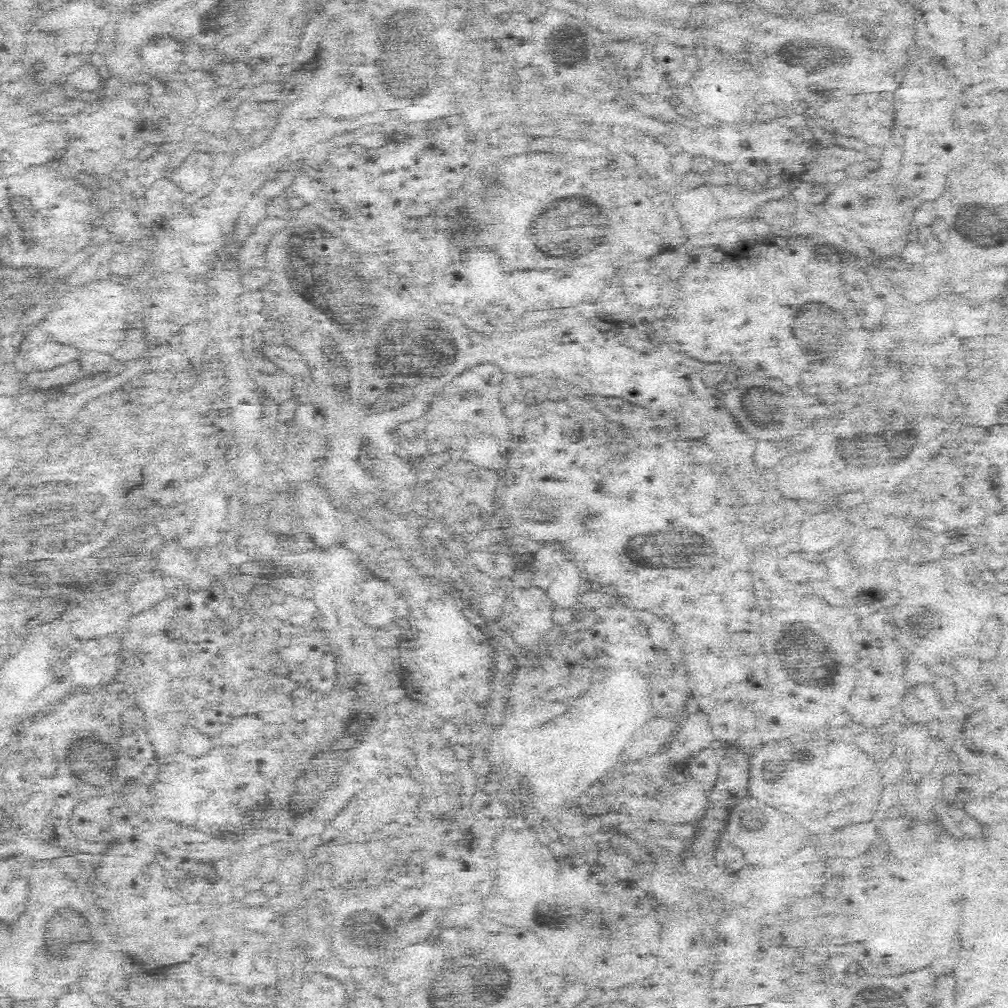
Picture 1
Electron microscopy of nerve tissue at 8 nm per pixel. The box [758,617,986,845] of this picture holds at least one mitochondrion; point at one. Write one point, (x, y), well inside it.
(773, 769)

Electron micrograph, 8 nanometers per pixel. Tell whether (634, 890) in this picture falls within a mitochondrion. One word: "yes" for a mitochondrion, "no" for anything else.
no

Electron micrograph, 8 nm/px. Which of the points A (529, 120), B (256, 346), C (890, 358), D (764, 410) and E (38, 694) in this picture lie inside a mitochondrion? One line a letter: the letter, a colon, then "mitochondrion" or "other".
A: other
B: other
C: mitochondrion
D: mitochondrion
E: other

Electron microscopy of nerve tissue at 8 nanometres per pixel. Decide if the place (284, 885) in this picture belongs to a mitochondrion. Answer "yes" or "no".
no

